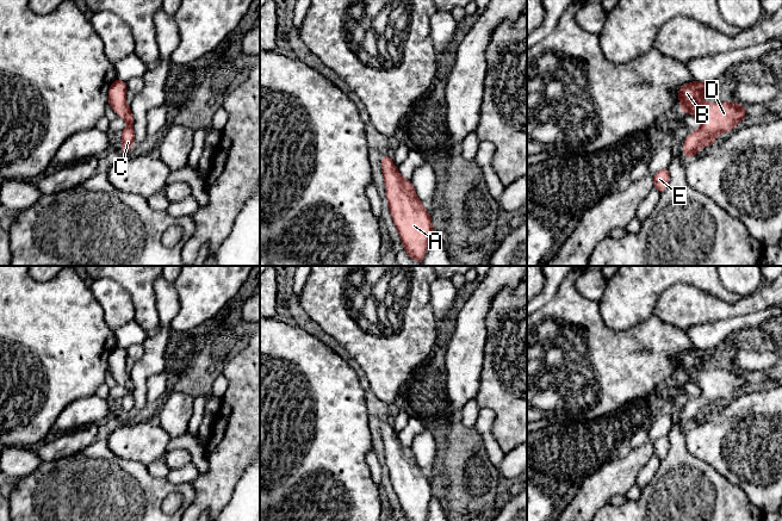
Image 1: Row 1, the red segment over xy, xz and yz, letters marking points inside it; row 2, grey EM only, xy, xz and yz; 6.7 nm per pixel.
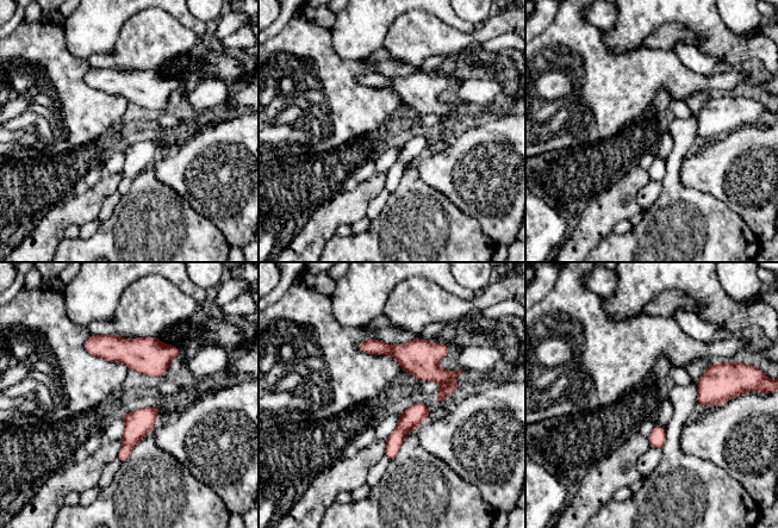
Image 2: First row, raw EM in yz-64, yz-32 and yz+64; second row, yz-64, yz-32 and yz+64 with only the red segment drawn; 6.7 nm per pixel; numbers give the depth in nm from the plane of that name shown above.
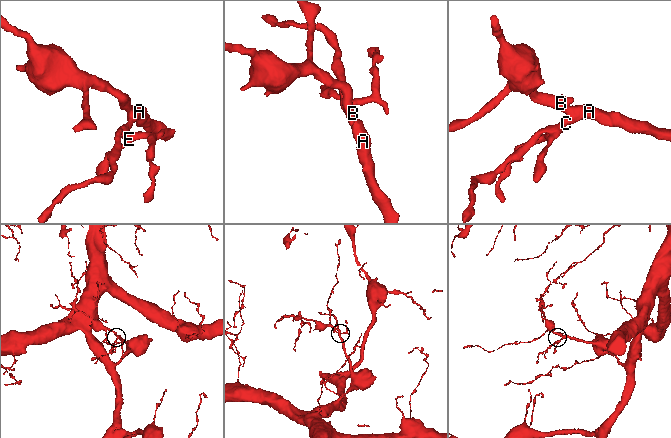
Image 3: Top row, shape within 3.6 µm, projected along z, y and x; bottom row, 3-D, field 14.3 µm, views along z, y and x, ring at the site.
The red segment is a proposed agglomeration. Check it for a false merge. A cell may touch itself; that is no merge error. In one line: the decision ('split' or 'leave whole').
leave whole

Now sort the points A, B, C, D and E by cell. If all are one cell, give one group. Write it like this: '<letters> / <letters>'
A B C D E

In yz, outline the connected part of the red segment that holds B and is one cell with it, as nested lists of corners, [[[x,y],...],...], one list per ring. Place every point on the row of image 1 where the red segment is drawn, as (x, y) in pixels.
[[[694,81],[683,85],[678,91],[679,110],[701,120],[701,126],[691,131],[683,142],[683,155],[685,159],[700,153],[702,144],[707,147],[714,144],[719,134],[731,131],[746,117],[746,107],[733,101],[703,103],[703,94],[713,88],[714,82]]]

